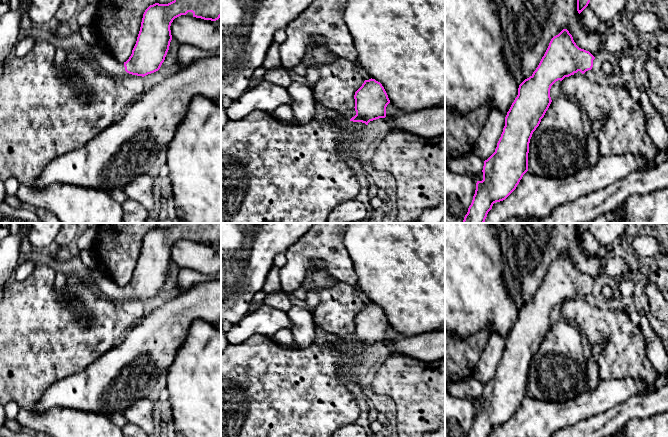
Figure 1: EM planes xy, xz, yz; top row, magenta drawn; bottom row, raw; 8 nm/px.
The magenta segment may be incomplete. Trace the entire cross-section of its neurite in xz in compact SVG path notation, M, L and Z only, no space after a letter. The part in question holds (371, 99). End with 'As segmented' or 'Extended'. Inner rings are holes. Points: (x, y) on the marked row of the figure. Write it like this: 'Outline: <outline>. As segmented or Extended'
Outline: M375 79L365 80L355 92L354 99L356 115L350 120L330 109L327 109L326 120L336 125L341 123L355 125L356 122L368 125L370 121L386 117L386 107L390 100L382 84Z. Extended

